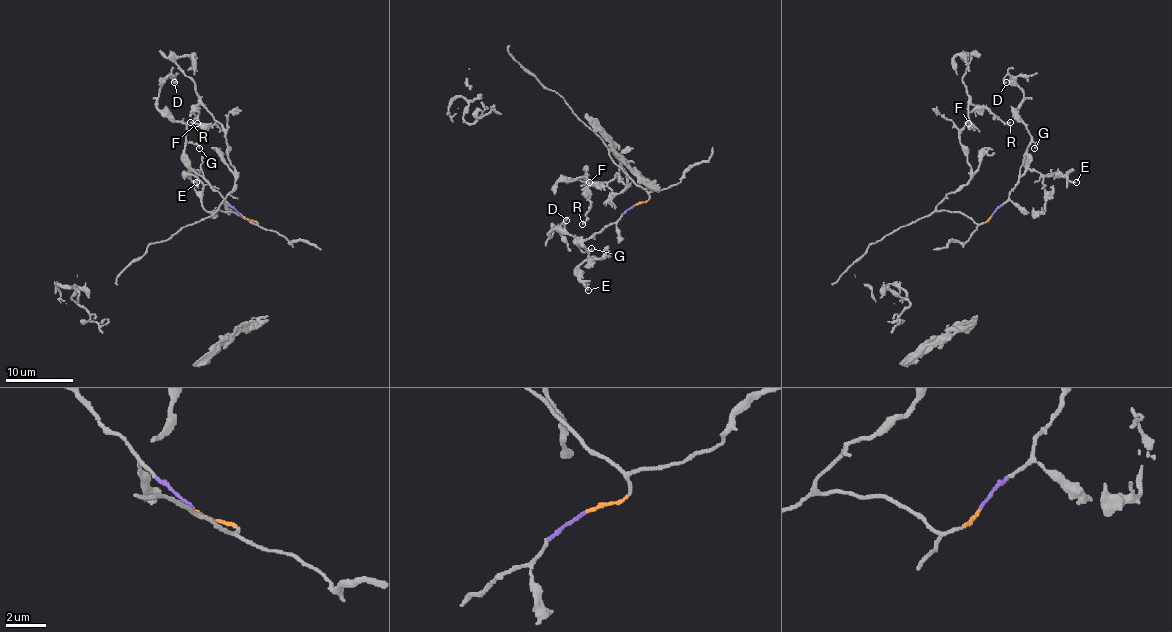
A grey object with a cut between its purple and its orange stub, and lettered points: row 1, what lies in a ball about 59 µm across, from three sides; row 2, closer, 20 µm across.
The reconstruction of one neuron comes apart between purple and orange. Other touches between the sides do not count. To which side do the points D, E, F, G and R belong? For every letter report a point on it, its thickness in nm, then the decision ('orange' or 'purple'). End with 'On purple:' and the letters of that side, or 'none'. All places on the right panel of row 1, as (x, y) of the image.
D: at (1006, 82); 180 nm thick; purple
E: at (1076, 182); 150 nm thick; purple
F: at (968, 123); 280 nm thick; orange
G: at (1034, 148); 160 nm thick; purple
R: at (1010, 122); 150 nm thick; orange
On purple: D, E, G

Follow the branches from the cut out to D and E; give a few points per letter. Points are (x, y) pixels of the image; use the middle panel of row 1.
D: (634, 204), (615, 222), (577, 241), (578, 244), (578, 239), (555, 229), (550, 238), (566, 217), (566, 221)
E: (634, 204), (615, 222), (607, 224), (583, 243), (588, 256), (578, 265), (578, 278), (588, 290)

